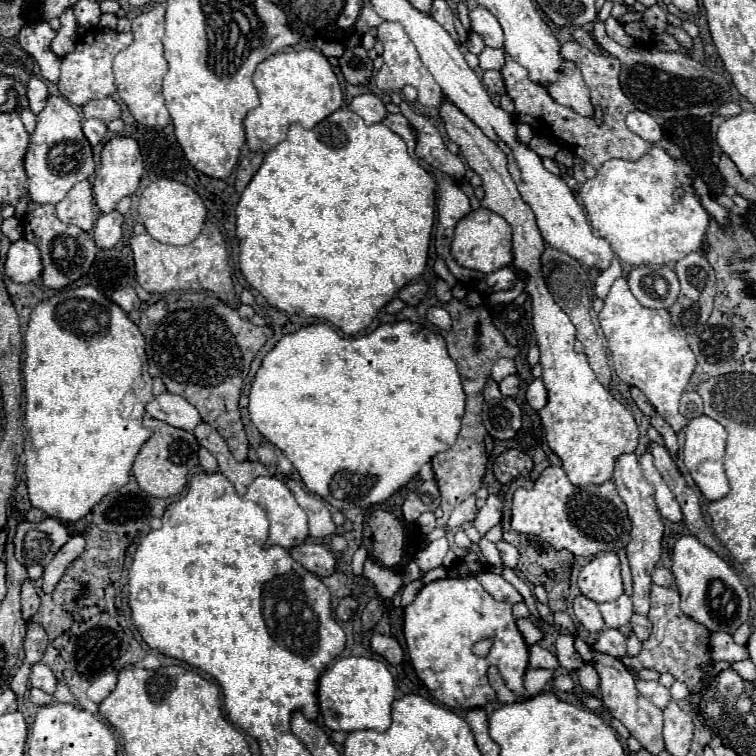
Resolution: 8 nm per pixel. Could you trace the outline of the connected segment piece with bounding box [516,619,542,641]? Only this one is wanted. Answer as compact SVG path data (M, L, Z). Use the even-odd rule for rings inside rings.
M518 619L516 625L518 625L518 629L520 629L520 633L524 635L526 641L530 641L530 633L542 633L542 629L536 627L530 619Z

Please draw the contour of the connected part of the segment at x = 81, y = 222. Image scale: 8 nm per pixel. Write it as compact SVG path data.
M88 181L76 183L68 195L56 205L58 219L70 225L76 225L84 231L92 231L96 213L94 213L94 197L92 197L92 185Z

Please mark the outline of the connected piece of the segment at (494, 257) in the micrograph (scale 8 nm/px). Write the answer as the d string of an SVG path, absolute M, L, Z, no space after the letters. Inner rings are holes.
M476 209L470 211L454 229L454 241L452 241L452 255L454 259L468 269L478 269L482 273L492 273L500 267L508 267L512 263L512 227L504 221L504 217L488 211L488 209Z

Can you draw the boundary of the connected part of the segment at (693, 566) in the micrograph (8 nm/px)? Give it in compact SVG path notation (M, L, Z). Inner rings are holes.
M682 535L676 541L674 555L672 555L672 573L678 585L678 593L680 593L680 609L690 619L696 619L696 623L704 625L708 631L724 631L728 635L734 635L734 631L750 619L750 599L740 577L724 559L720 559L712 549L702 545L694 535Z

